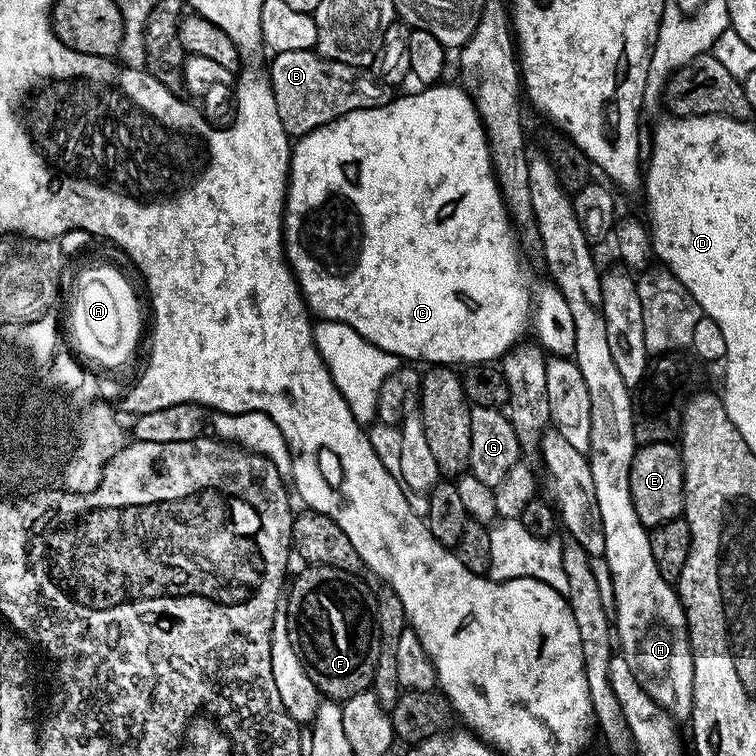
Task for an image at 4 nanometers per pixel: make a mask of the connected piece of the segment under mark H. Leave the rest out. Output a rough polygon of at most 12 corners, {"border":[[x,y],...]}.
{"border":[[529,147],[539,251],[574,317],[614,636],[677,721],[694,662],[680,593],[635,513],[634,396],[601,269],[548,155]]}

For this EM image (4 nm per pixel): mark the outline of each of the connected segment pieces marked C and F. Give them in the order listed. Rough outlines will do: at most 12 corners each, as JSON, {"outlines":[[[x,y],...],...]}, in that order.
{"outlines":[[[437,83],[291,145],[307,311],[499,361],[528,272],[479,112]],[[313,564],[291,577],[288,633],[321,697],[369,691],[369,589]]]}

